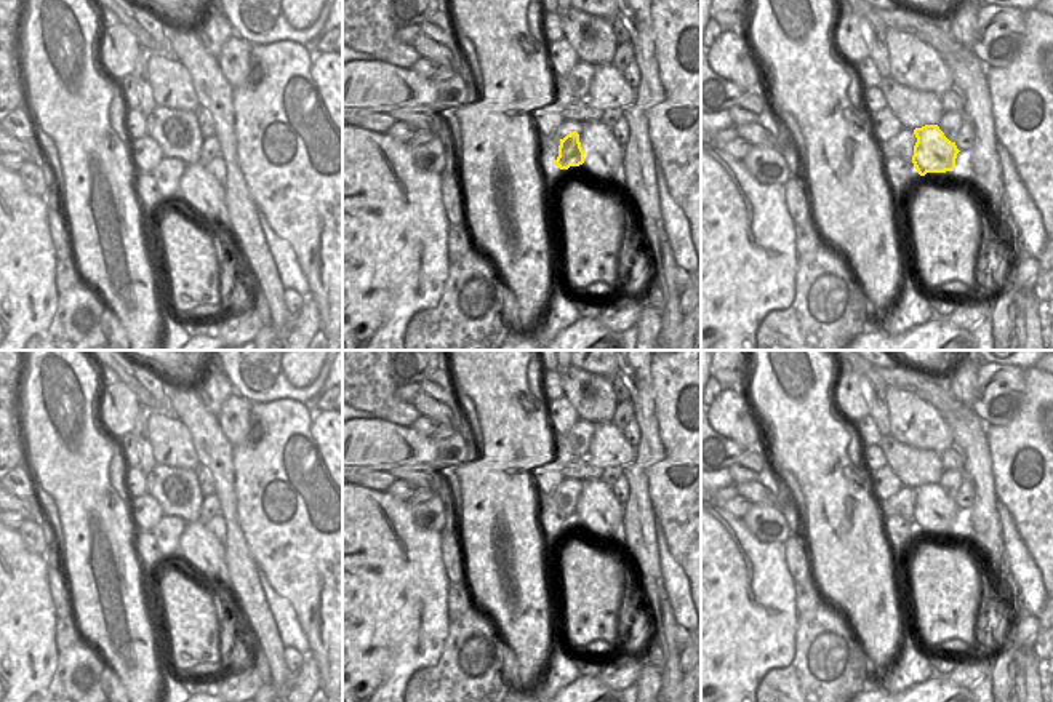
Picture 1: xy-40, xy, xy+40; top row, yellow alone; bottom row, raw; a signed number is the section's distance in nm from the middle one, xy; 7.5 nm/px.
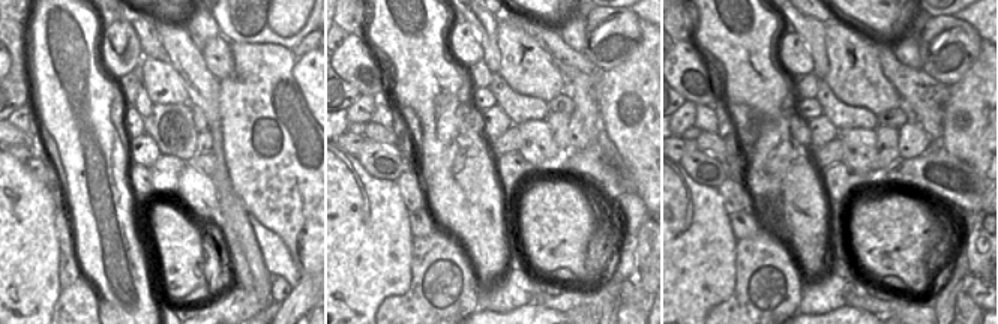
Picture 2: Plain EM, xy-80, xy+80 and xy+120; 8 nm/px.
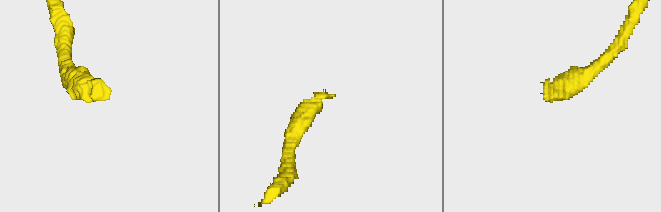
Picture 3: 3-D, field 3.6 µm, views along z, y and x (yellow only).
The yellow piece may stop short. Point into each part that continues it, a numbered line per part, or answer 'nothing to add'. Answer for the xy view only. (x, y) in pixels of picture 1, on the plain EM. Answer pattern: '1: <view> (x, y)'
1: xy (560, 541)

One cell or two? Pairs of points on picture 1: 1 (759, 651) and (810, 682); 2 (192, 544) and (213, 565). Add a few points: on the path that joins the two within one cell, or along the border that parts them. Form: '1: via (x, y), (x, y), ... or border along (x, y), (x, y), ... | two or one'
1: border along (796, 630), (792, 659), (770, 669), (757, 685) | two
2: via (197, 549), (208, 560) | one

